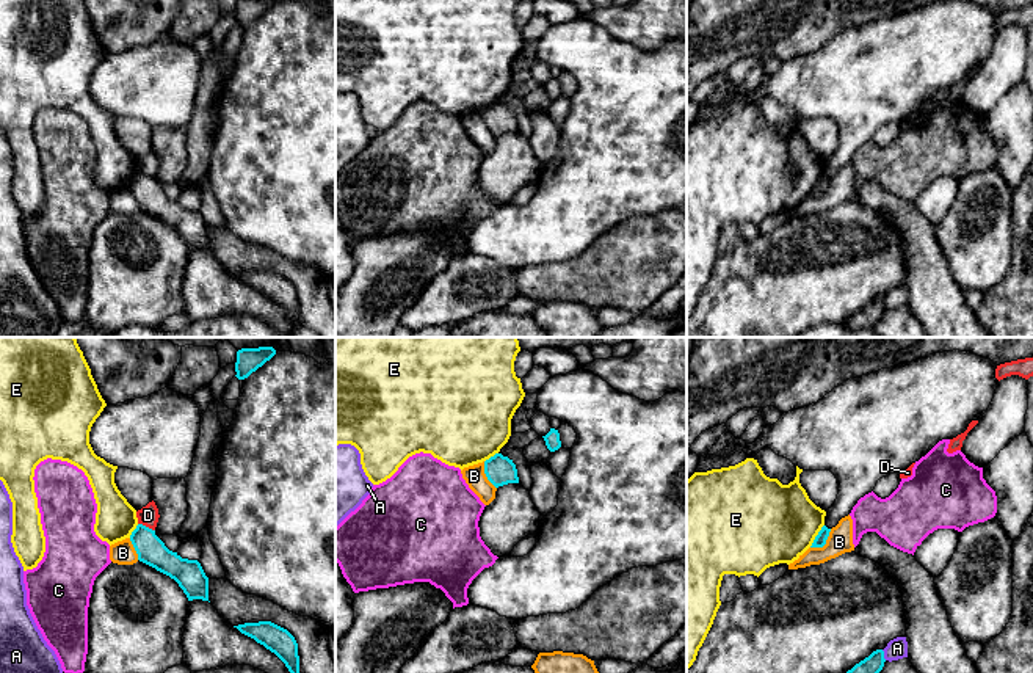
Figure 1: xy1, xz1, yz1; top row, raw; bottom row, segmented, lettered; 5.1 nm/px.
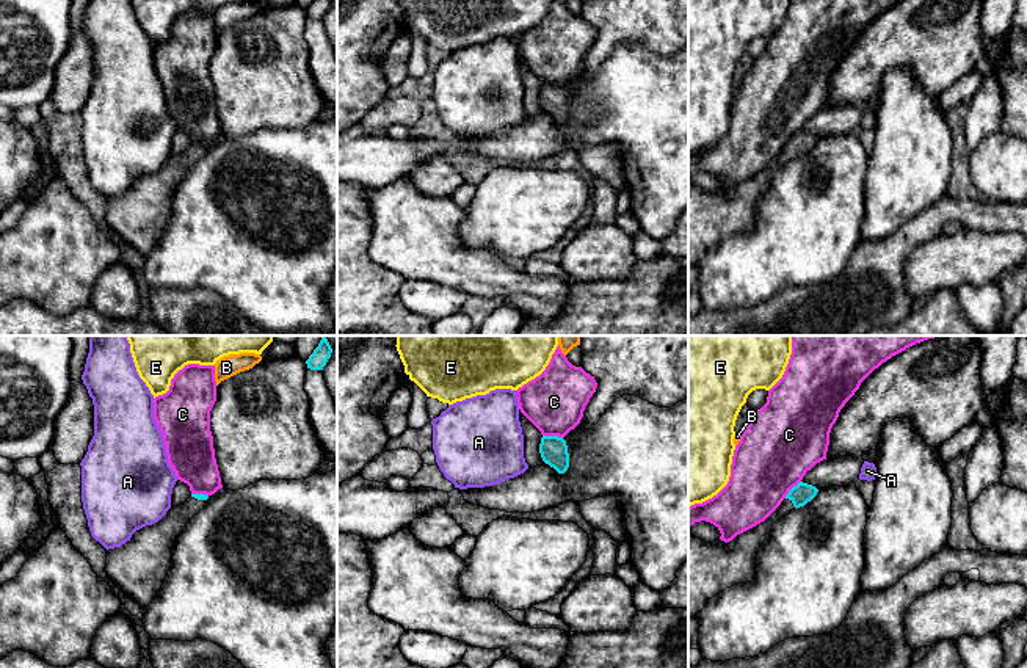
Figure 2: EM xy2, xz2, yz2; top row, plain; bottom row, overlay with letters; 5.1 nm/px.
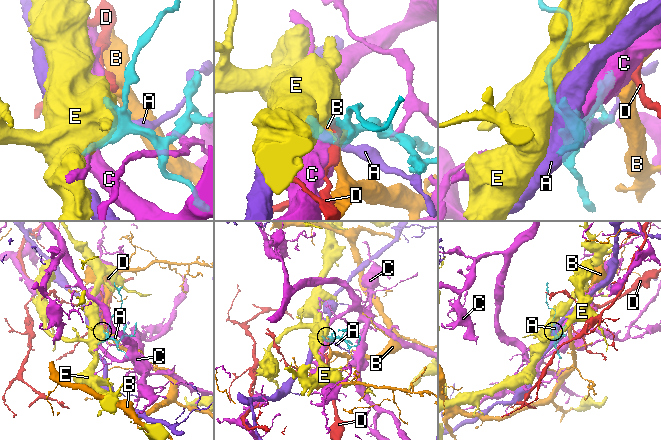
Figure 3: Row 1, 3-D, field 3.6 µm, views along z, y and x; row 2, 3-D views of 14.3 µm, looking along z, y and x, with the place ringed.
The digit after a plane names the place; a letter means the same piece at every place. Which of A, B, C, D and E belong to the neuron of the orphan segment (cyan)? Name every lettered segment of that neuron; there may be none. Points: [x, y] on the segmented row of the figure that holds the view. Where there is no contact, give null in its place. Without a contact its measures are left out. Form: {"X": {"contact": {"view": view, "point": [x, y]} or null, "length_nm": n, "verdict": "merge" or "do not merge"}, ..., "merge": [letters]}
{"A": {"contact": {"view": "yz1", "point": [883, 654]}, "length_nm": 60, "verdict": "do not merge"}, "B": {"contact": {"view": "yz1", "point": [825, 543]}, "length_nm": 150, "verdict": "do not merge"}, "C": {"contact": {"view": "xz2", "point": [552, 436]}, "length_nm": 110, "verdict": "do not merge"}, "D": {"contact": {"view": "xy1", "point": [144, 526]}, "length_nm": 100, "verdict": "do not merge"}, "E": {"contact": {"view": "yz1", "point": [817, 535]}, "length_nm": 140, "verdict": "do not merge"}, "merge": []}

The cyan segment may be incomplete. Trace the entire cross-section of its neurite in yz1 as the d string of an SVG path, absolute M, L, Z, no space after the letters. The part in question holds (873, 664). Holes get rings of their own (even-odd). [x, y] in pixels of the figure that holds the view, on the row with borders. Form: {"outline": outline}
{"outline": "M876 649L846 673L879 673L884 667L884 662L886 662L884 651Z"}

